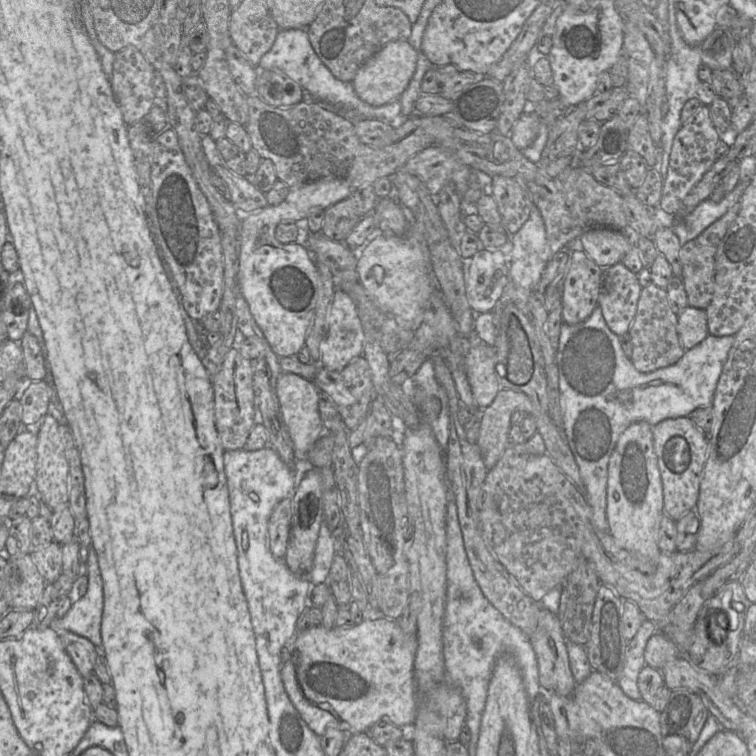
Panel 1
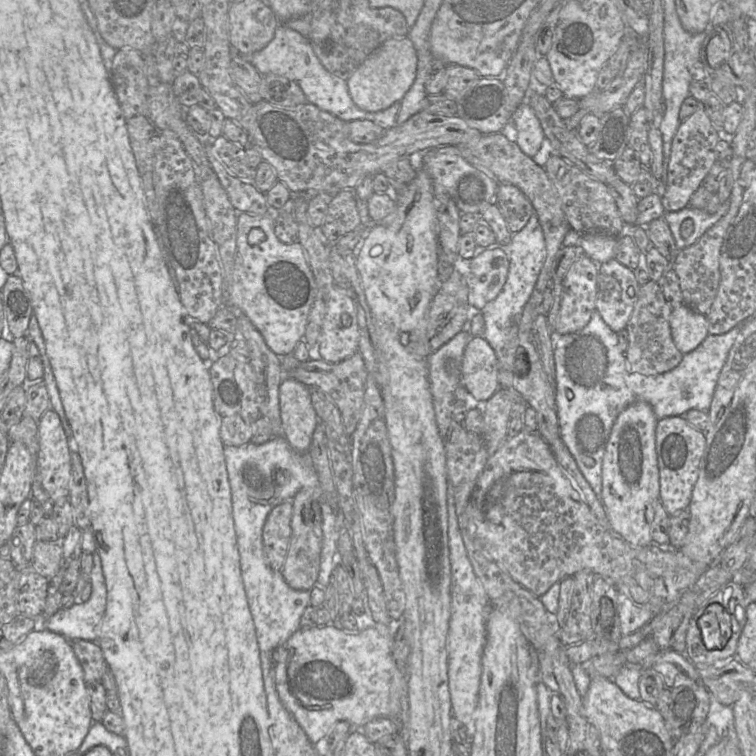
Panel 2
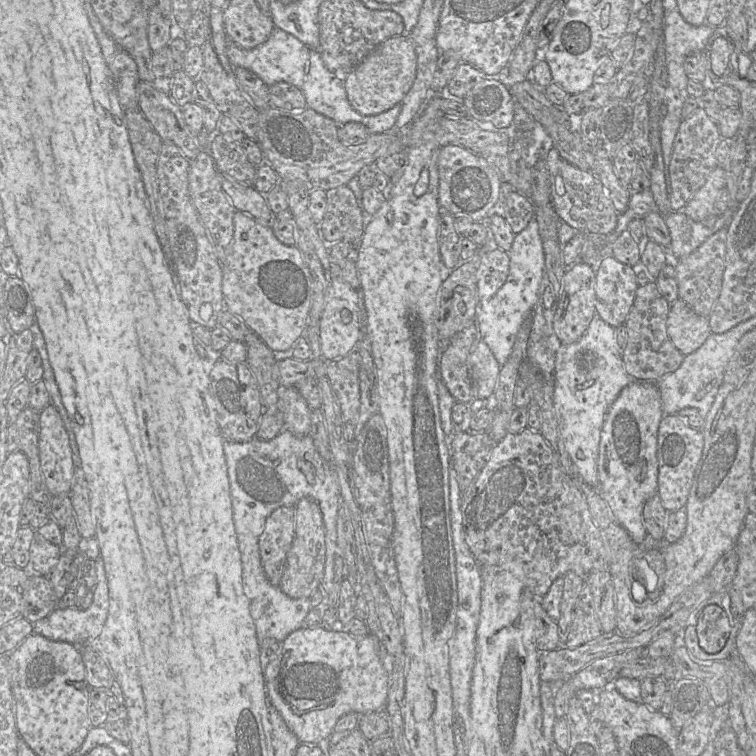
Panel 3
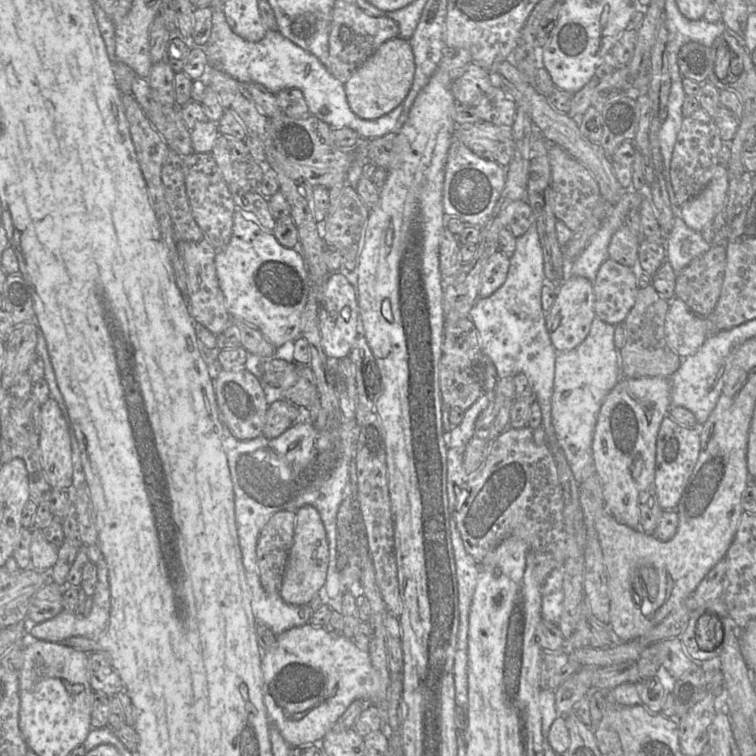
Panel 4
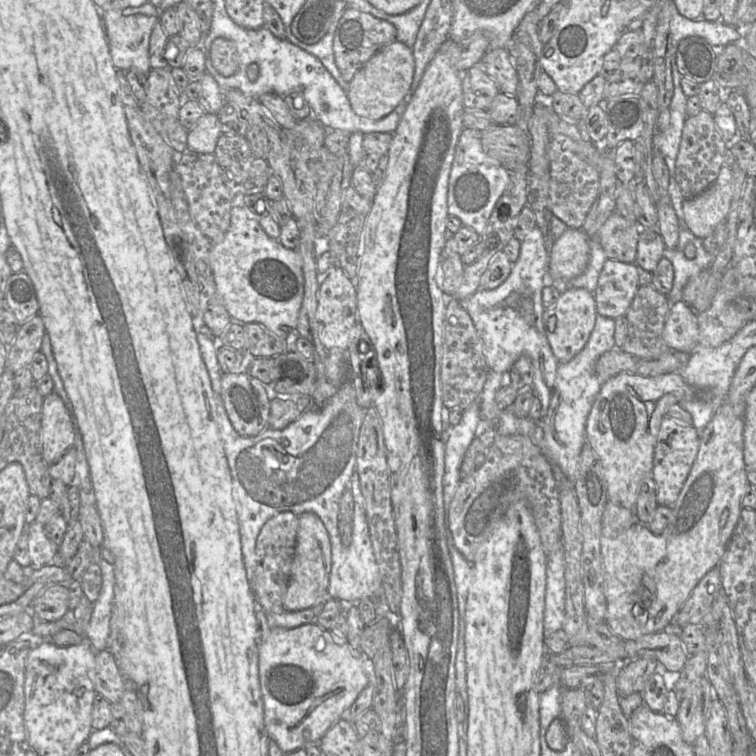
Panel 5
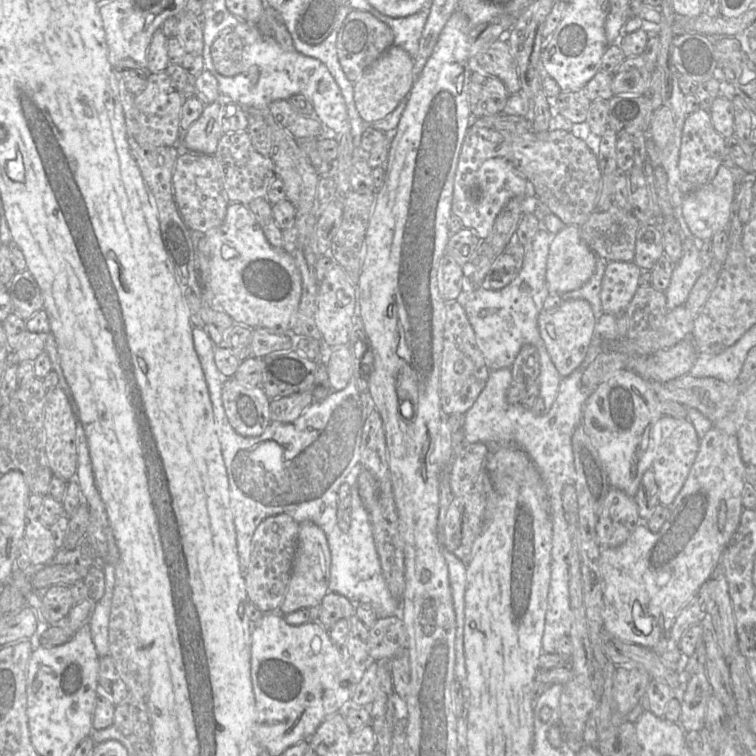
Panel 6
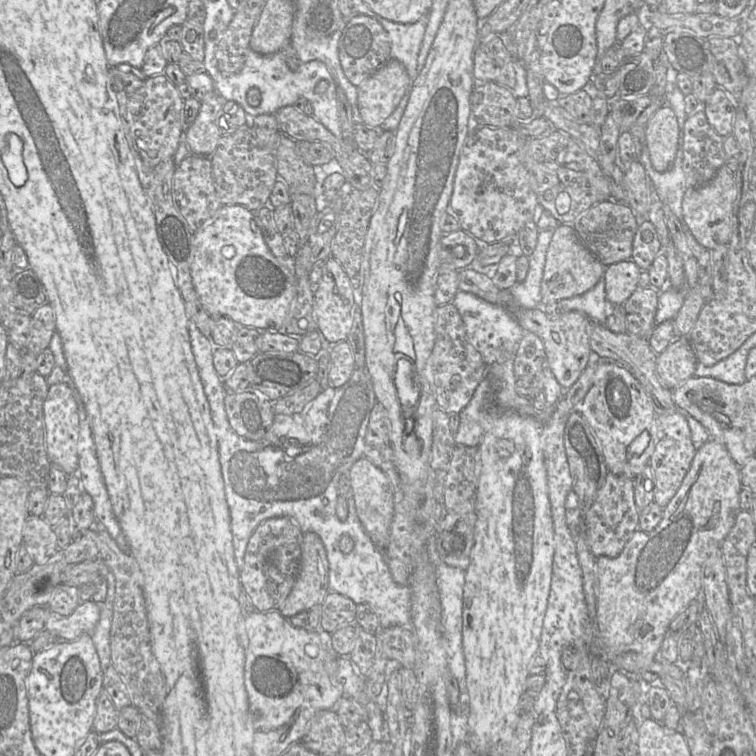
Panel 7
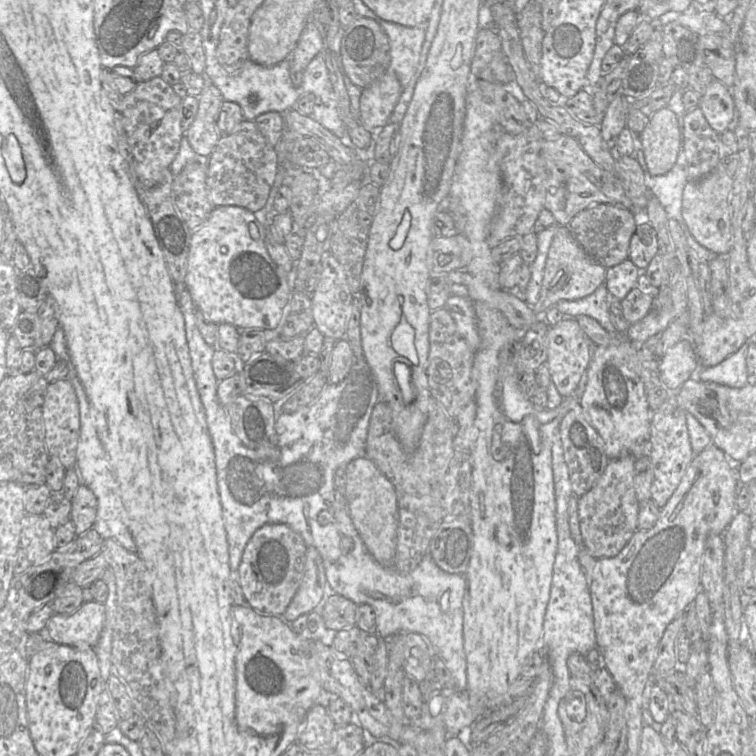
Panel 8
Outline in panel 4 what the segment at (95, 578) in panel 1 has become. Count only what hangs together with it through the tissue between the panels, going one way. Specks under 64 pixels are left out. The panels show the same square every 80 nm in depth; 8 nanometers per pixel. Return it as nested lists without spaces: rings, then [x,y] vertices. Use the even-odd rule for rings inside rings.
[[[103,557],[98,560],[96,567],[98,581],[88,616],[62,611],[52,619],[30,624],[28,634],[32,639],[29,640],[62,643],[73,636],[98,639],[105,632],[111,609],[109,570]]]

